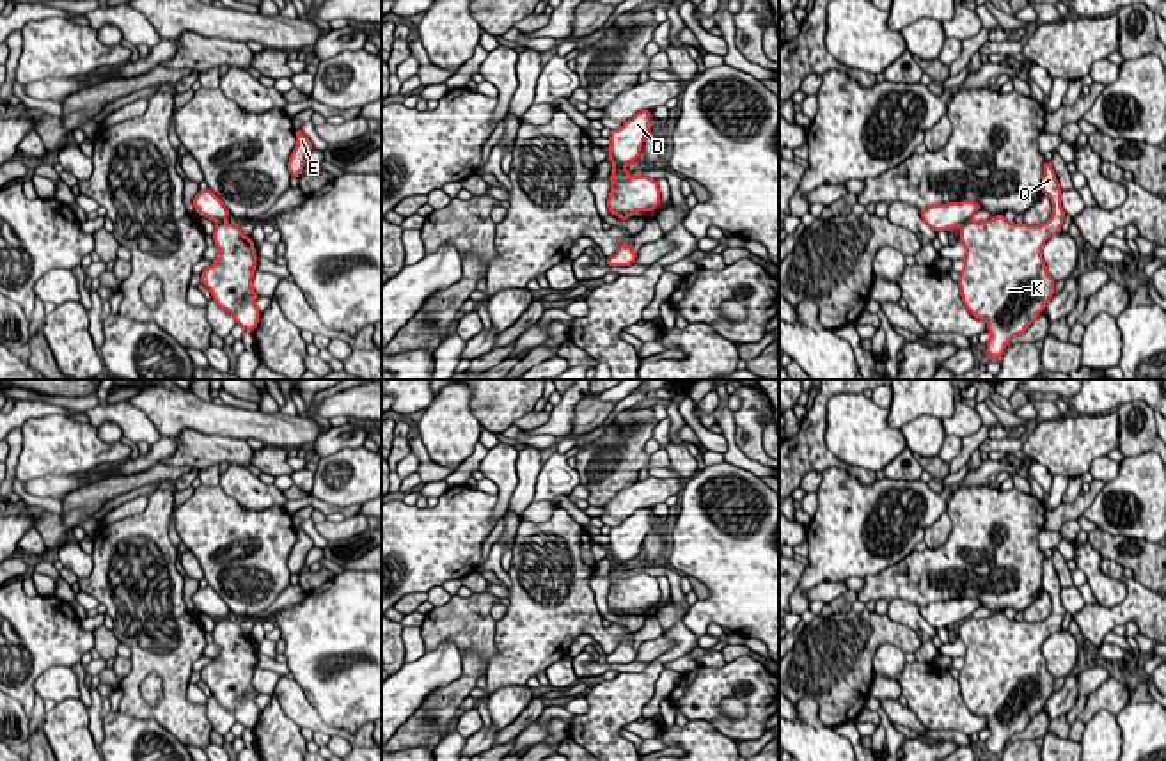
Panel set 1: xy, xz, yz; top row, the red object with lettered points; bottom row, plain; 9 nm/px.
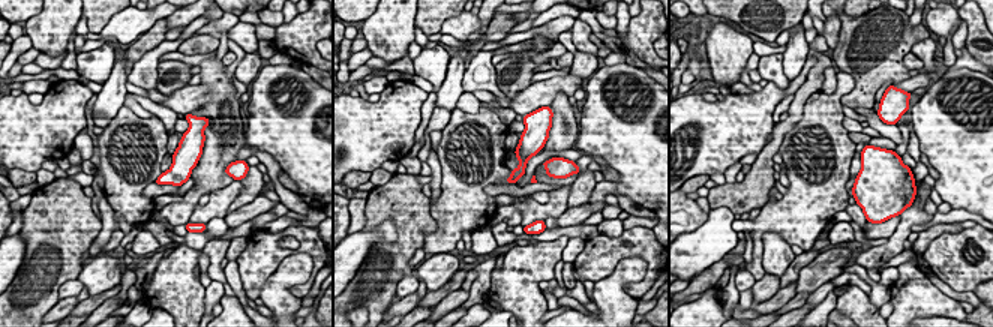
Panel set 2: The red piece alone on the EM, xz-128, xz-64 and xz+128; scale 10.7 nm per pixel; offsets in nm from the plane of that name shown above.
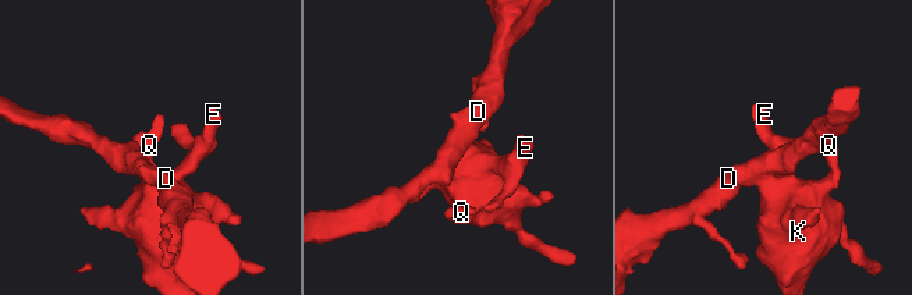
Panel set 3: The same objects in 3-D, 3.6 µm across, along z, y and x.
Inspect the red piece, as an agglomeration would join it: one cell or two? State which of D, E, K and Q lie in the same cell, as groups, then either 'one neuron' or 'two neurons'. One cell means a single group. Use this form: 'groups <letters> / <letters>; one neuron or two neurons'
groups D / E K Q; two neurons

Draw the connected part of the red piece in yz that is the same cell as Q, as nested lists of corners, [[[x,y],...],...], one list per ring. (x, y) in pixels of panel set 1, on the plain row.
[[[1044,559],[1042,591],[1051,596],[1052,612],[1040,623],[1008,619],[1004,612],[990,617],[969,617],[960,623],[965,646],[964,667],[958,672],[960,694],[971,713],[987,718],[990,736],[985,745],[992,757],[999,757],[1010,738],[1022,733],[1054,694],[1054,676],[1049,672],[1042,646],[1051,633],[1061,630],[1065,608],[1061,585],[1051,559]]]

